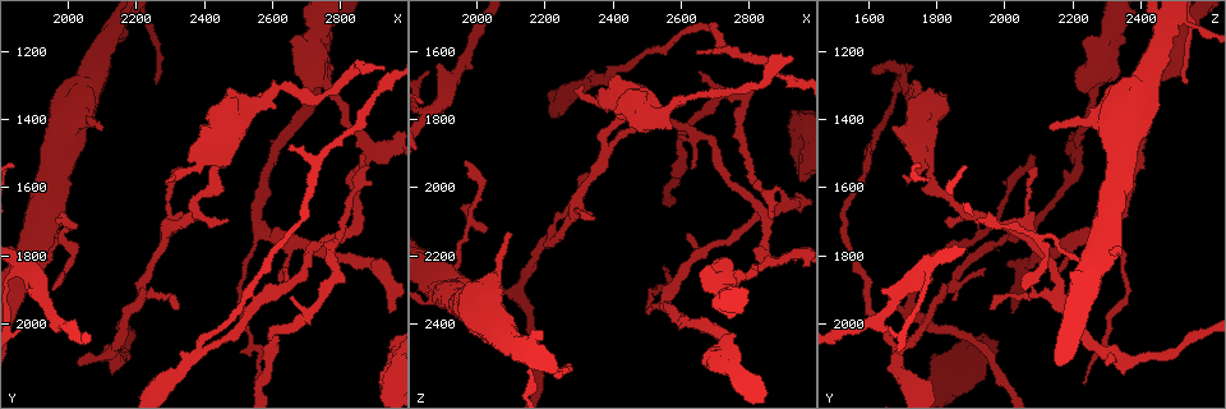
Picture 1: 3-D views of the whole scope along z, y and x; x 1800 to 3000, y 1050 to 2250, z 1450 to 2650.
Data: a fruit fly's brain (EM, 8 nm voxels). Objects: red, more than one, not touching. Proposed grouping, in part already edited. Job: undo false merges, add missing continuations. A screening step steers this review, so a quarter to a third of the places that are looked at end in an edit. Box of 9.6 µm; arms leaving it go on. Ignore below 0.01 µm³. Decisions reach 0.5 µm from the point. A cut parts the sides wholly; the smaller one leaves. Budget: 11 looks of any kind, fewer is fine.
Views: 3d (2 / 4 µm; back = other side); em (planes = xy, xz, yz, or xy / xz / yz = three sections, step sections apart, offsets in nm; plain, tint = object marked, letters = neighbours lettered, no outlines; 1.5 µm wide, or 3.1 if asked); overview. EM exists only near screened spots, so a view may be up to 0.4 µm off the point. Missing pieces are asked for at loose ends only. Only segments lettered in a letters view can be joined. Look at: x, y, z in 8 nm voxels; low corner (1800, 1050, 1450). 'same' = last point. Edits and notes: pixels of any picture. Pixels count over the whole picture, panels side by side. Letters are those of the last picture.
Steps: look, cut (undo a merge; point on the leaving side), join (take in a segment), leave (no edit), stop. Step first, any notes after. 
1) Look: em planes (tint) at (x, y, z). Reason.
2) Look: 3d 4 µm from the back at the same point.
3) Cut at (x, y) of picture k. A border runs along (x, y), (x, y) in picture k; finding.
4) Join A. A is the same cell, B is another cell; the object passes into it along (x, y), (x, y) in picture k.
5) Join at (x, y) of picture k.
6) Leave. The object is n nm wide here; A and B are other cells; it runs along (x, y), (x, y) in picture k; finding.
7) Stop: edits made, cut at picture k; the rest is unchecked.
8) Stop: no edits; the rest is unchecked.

Look: 3d 2 µm at (2620, 1880, 2140). Tapers out.

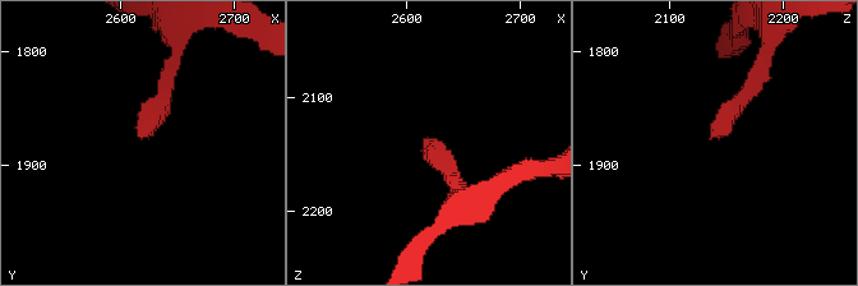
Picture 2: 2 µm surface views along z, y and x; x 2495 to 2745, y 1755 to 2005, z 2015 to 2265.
Look: em xz step 8 (letters) at (2620, 1876, 2138). Now the EM.

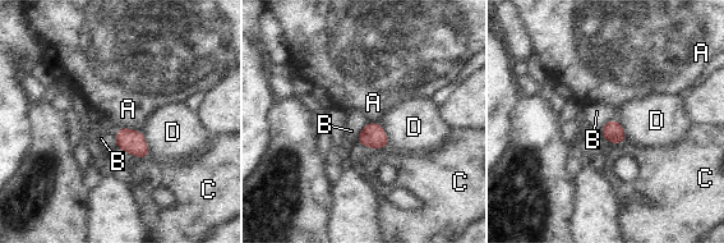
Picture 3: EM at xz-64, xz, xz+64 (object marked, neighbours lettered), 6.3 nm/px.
Look: em planes (letters) at the same point.

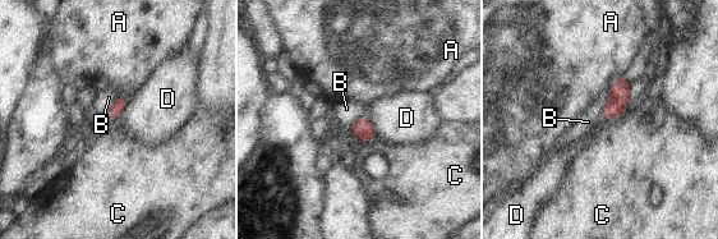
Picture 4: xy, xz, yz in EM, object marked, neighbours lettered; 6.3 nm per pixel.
Leave. The longest contact is with B, 180 nm; A, B, C and D are other cells; no lettered segment goes on from it.

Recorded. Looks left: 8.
Look: em yz step 4 (letters) at (1940, 1810, 2250). Calibre changes.

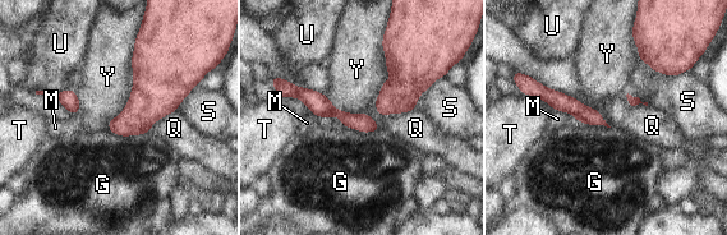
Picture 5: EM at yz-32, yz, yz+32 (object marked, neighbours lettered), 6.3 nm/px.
Leave. G, M, Q, S, T, U and Y are other cells; a border runs along (548, 88), (592, 106), (611, 127) in picture 5; all the same neuron.

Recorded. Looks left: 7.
Look: em xz step 4 (letters) at (1960, 1700, 1930). Branch stops here.

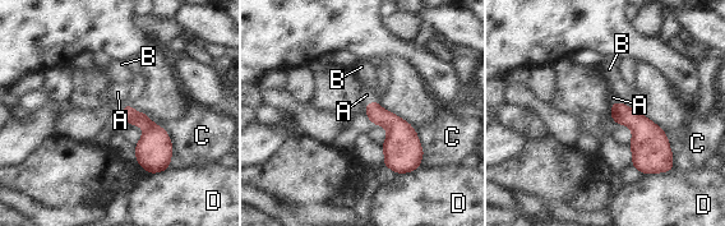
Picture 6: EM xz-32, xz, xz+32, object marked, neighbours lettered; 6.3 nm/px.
Join A. The object is 90 nm wide here; A is the same cell, B, C and D are other cells; the neuron continues.

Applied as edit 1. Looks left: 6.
Look: em xy step 4 (letters) at (2860, 1500, 2090). Thin end.

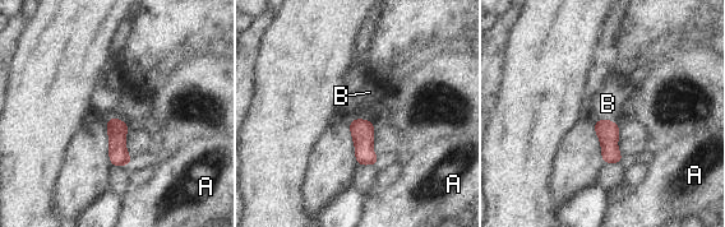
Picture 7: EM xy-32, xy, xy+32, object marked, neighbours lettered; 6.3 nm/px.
Look: em planes (letters) at the same point.

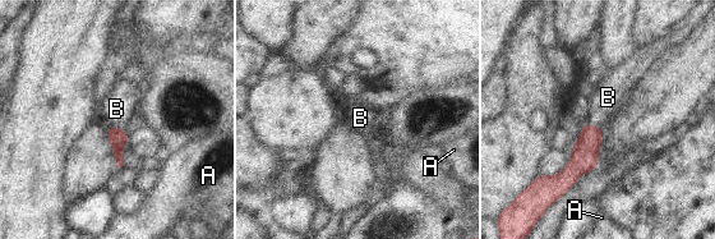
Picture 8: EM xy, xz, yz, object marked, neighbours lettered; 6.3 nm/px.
Join B. B is the same cell, A is another cell; the object passes into it along (118, 137), (115, 127), (116, 109) in picture 8; it goes on there.

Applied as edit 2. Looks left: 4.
Stop: edits made, join at picture 6, join at picture 8; the rest is unchecked.

